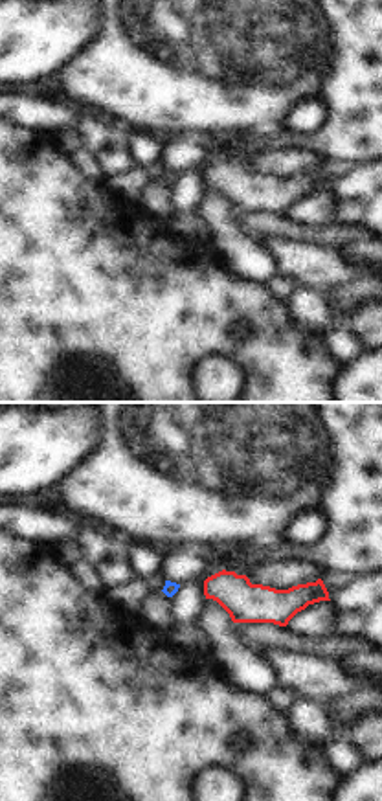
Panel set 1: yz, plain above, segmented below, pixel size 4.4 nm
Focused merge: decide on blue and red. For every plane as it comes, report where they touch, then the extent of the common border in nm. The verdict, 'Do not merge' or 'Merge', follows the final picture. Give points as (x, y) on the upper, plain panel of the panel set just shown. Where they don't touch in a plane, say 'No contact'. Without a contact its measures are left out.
No contact

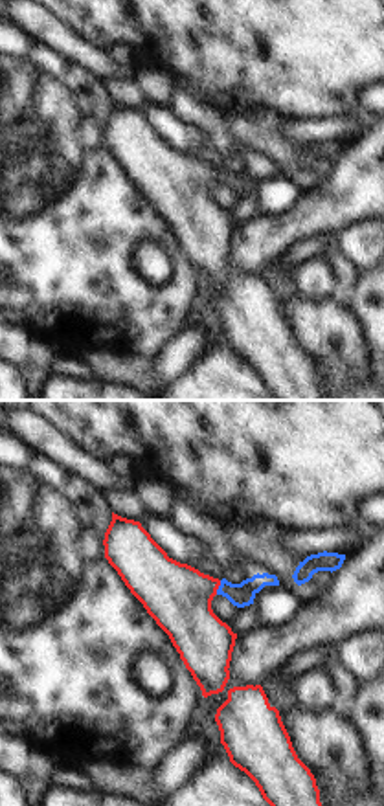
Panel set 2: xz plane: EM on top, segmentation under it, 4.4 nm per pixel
Touches blue at (219, 177). Shared border 70 nm

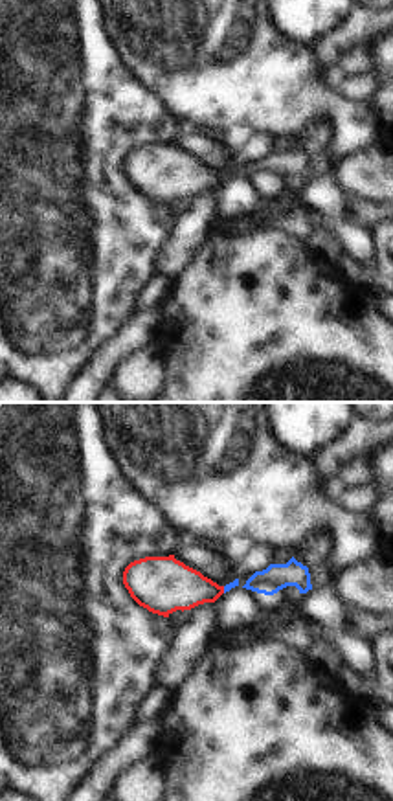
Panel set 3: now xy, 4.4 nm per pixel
Touches blue at (224, 179). Shared border 30 nm

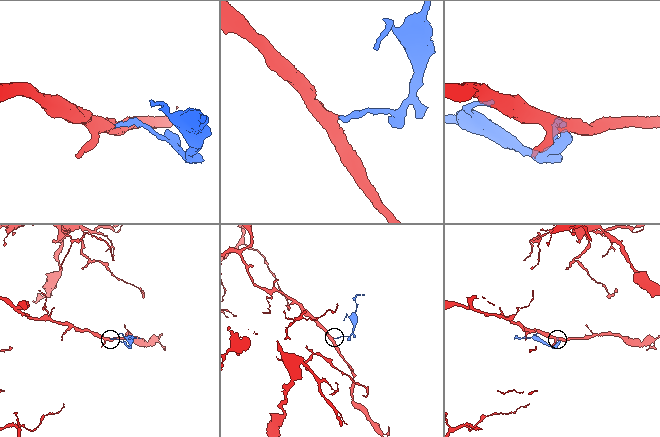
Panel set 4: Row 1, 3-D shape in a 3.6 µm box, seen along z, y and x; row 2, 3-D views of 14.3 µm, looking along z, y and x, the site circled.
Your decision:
Merge

